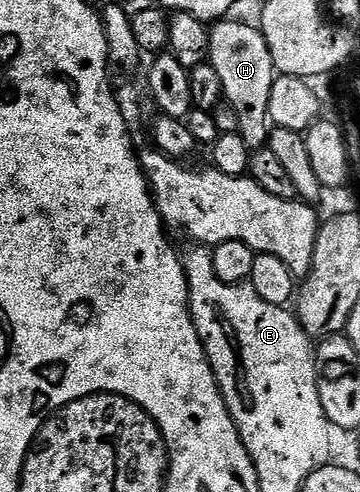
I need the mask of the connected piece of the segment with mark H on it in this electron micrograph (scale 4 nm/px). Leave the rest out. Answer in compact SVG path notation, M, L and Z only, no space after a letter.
M226 18L209 28L209 65L219 74L221 95L224 103L230 104L239 117L237 131L247 142L250 150L266 147L269 143L271 121L269 103L275 69L271 50L267 46L261 29L252 29L234 18Z

